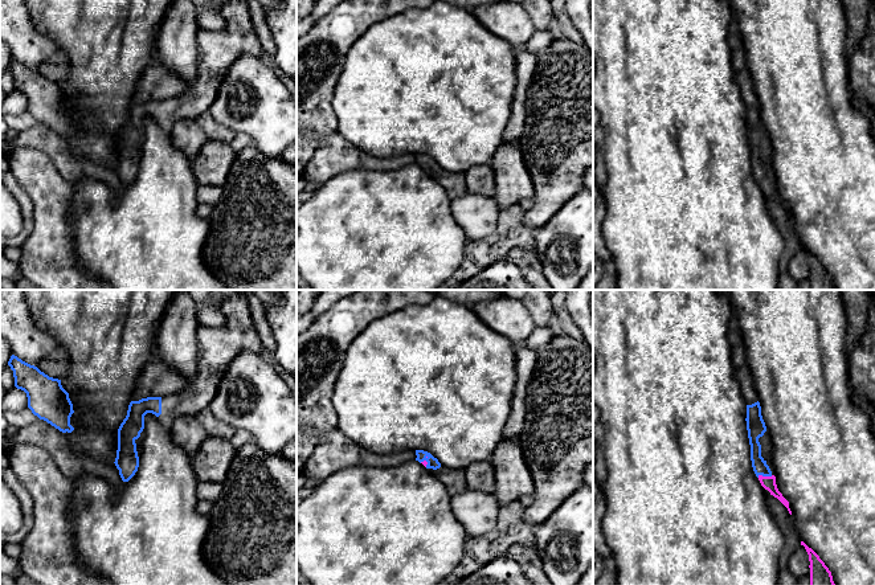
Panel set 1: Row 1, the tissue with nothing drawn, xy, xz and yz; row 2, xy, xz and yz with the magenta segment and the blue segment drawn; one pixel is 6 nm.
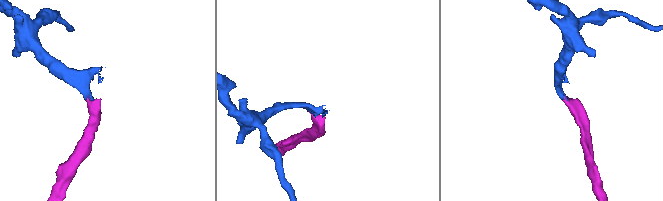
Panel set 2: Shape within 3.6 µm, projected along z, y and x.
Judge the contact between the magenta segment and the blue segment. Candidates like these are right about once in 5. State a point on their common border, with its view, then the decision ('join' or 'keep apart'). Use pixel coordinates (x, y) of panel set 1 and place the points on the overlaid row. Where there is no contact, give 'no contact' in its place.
contact yz (764, 477); join

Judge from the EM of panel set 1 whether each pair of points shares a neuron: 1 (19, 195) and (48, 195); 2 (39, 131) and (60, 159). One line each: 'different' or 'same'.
1: different
2: same

